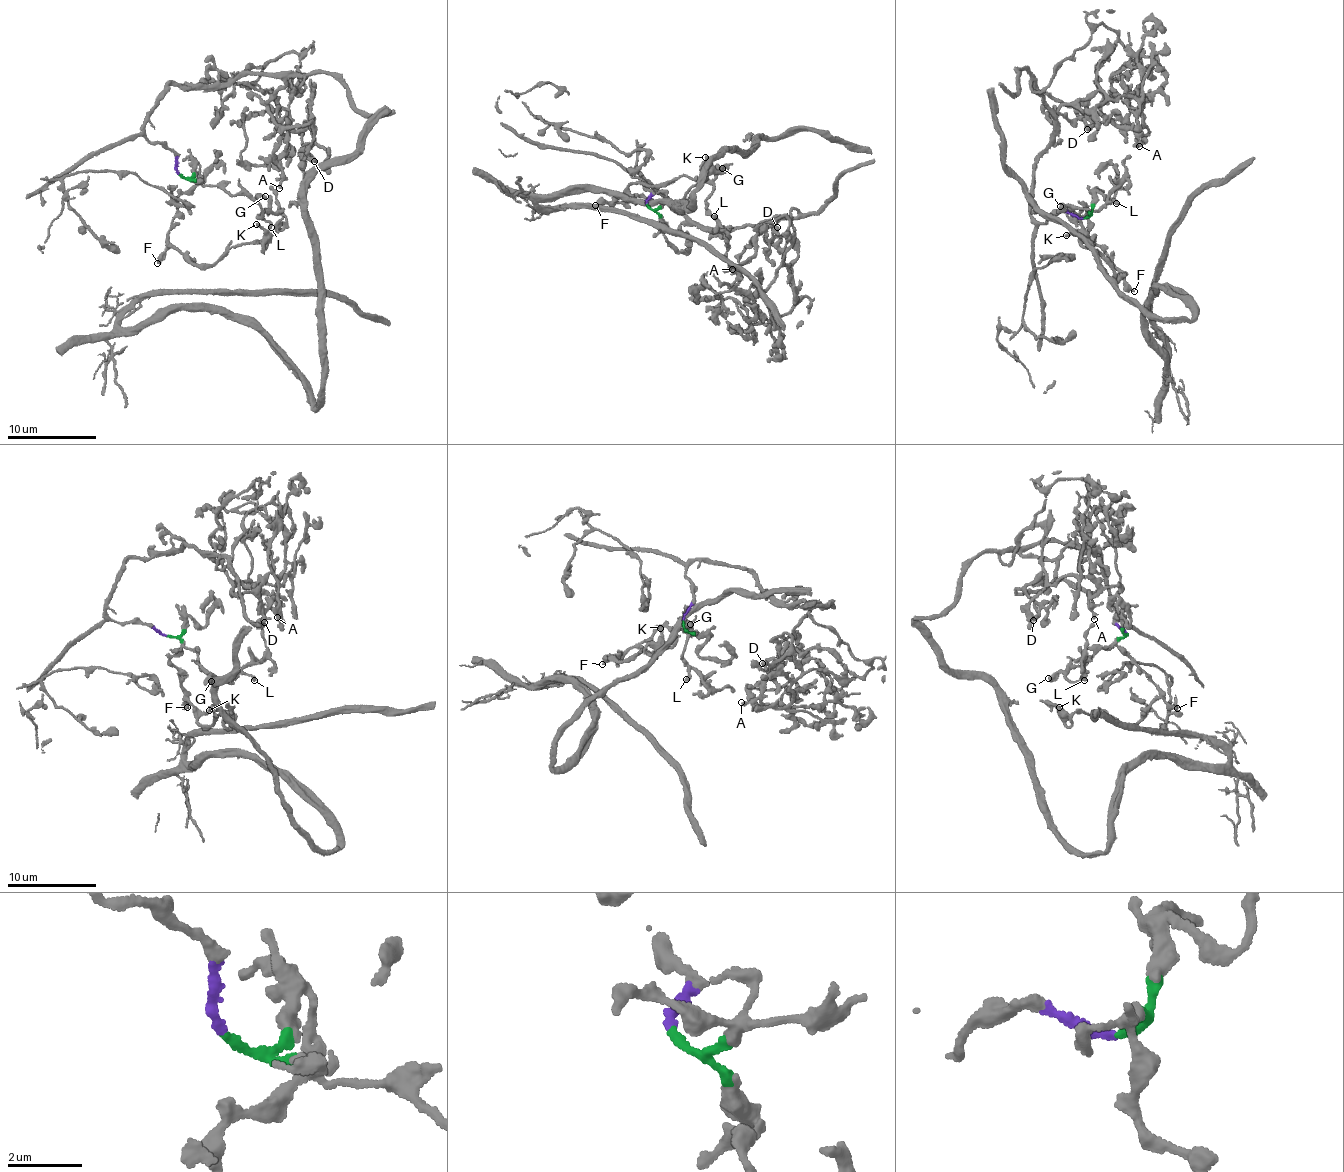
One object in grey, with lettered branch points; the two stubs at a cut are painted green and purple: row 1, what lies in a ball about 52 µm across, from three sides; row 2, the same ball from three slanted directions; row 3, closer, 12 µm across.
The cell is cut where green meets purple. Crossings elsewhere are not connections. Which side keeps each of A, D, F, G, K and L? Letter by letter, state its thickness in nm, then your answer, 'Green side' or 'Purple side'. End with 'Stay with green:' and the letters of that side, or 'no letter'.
A: Thickness 240 nm. Purple side
D: Thickness 420 nm. Purple side
F: Thickness 380 nm. Green side
G: Thickness 550 nm. Green side
K: Thickness 240 nm. Green side
L: Thickness 280 nm. Green side
Stay with green: F, G, K, L

